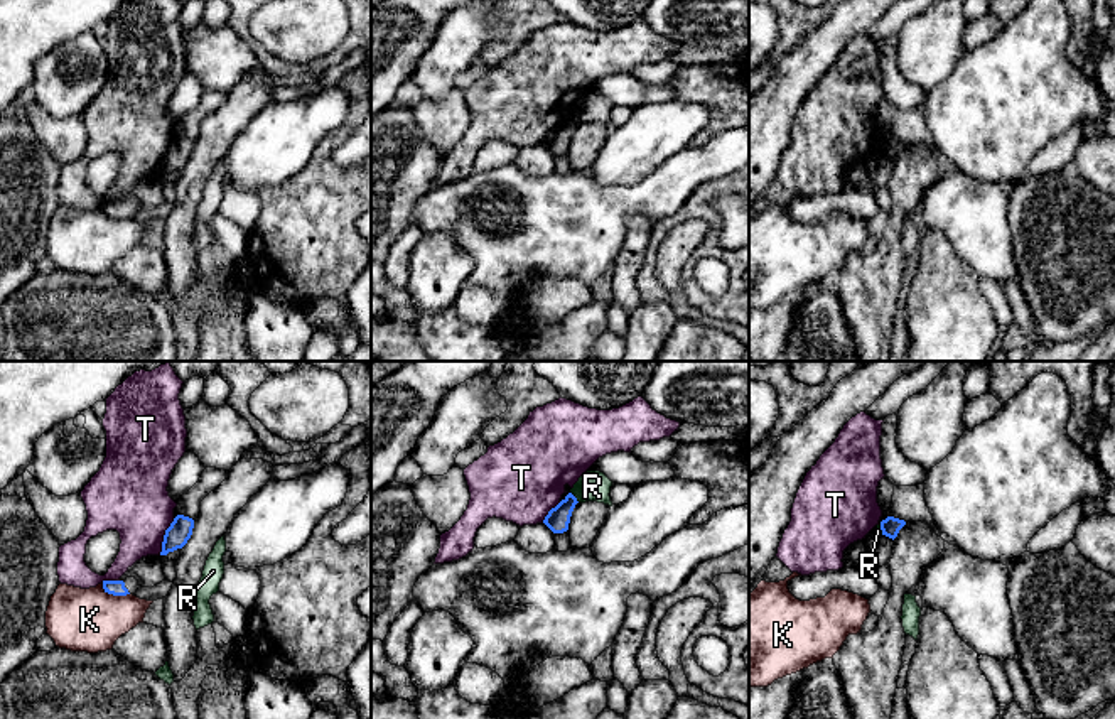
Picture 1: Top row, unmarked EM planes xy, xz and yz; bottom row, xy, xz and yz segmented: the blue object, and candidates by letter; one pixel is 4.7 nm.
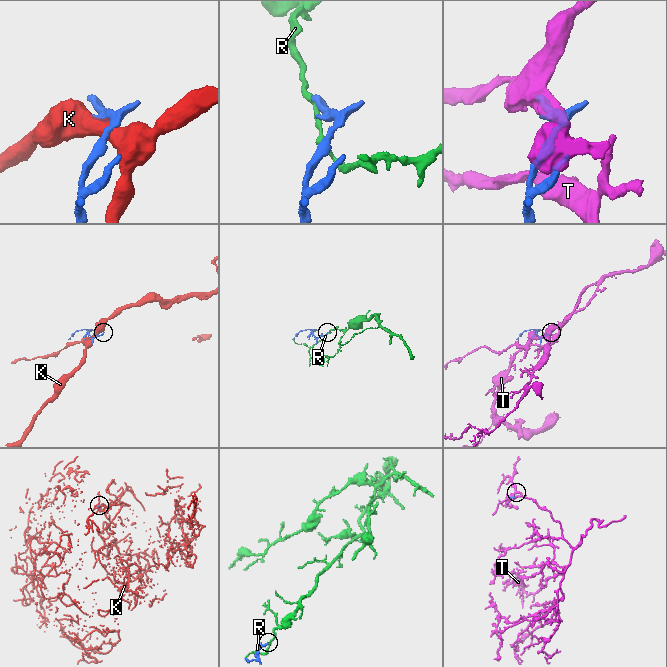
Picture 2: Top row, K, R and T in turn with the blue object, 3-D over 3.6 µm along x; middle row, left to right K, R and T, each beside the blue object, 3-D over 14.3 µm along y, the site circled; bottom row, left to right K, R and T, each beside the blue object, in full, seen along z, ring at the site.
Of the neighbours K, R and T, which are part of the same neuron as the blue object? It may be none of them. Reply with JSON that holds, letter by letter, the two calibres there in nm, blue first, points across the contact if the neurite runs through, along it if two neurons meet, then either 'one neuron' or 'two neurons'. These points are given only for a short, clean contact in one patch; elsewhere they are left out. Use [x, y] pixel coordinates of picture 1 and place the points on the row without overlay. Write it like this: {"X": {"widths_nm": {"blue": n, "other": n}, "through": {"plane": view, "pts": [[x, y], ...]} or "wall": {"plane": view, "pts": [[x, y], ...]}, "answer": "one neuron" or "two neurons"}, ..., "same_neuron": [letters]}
{"K": {"widths_nm": {"blue": 80, "other": 300}, "answer": "two neurons"}, "R": {"widths_nm": {"blue": 110, "other": 140}, "wall": {"plane": "xz", "pts": [[570, 113], [579, 124]]}, "answer": "two neurons"}, "T": {"widths_nm": {"blue": 110, "other": 360}, "answer": "two neurons"}, "same_neuron": []}

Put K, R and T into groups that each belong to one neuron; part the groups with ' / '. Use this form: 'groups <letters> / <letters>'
groups K / R / T

